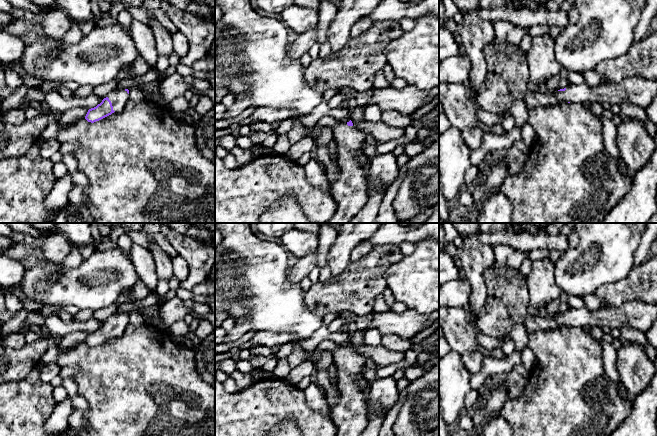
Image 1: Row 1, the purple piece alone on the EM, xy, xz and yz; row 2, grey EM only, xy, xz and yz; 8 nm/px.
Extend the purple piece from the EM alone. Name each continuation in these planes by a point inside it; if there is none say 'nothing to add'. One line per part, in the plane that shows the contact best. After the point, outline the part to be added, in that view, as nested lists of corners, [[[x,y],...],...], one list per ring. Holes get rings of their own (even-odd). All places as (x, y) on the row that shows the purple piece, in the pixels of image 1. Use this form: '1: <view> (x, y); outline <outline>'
1: xy (118, 98); outline [[[114,89],[107,97],[111,101],[115,112],[122,110],[127,101],[130,100],[130,96],[127,91],[118,89]]]

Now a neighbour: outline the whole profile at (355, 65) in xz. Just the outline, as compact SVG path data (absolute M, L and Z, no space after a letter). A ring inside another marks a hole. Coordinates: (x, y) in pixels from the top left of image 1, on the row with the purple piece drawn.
M384 20L373 23L360 36L350 38L339 51L332 52L324 58L316 58L305 69L305 82L320 94L328 90L339 90L344 87L353 88L357 93L363 93L373 88L375 75L387 63L383 54L384 48L403 34L399 21Z

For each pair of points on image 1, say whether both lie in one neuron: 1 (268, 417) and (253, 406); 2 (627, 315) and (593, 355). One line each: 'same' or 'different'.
1: same
2: different

